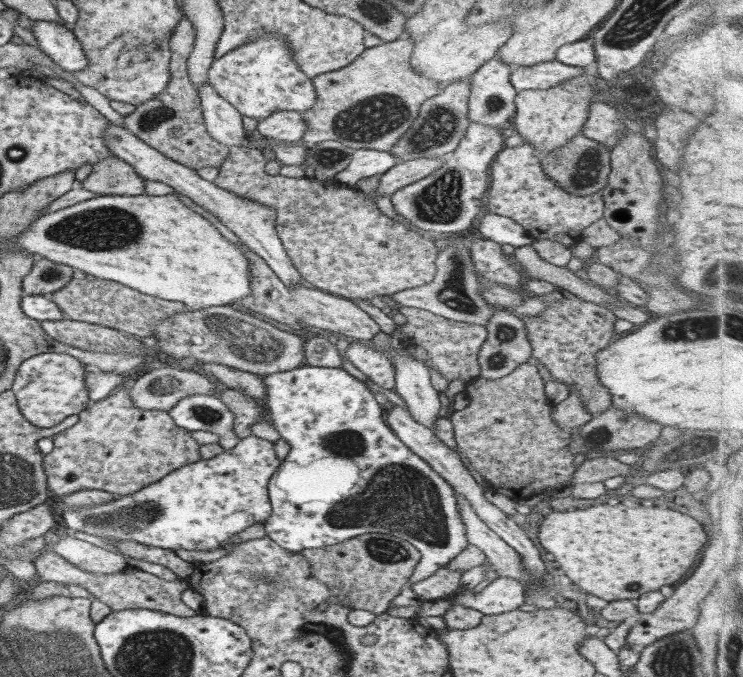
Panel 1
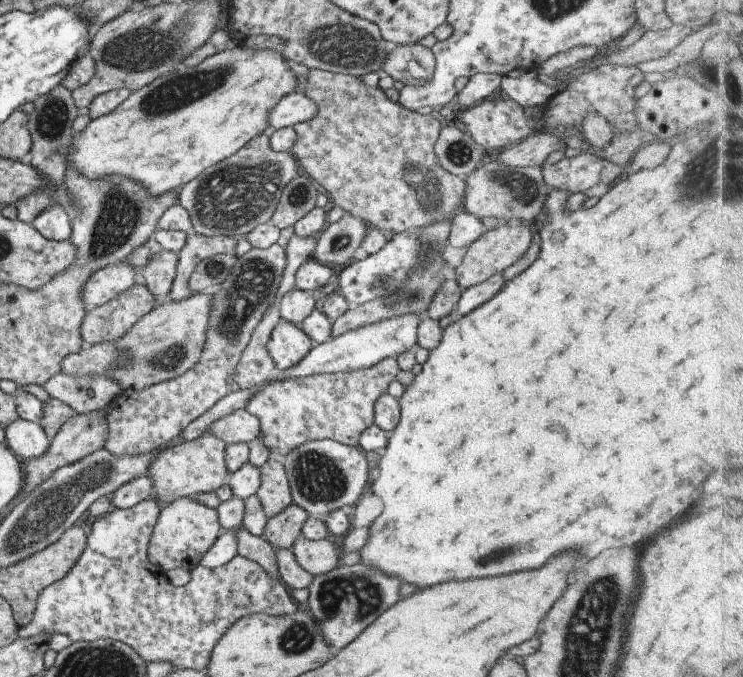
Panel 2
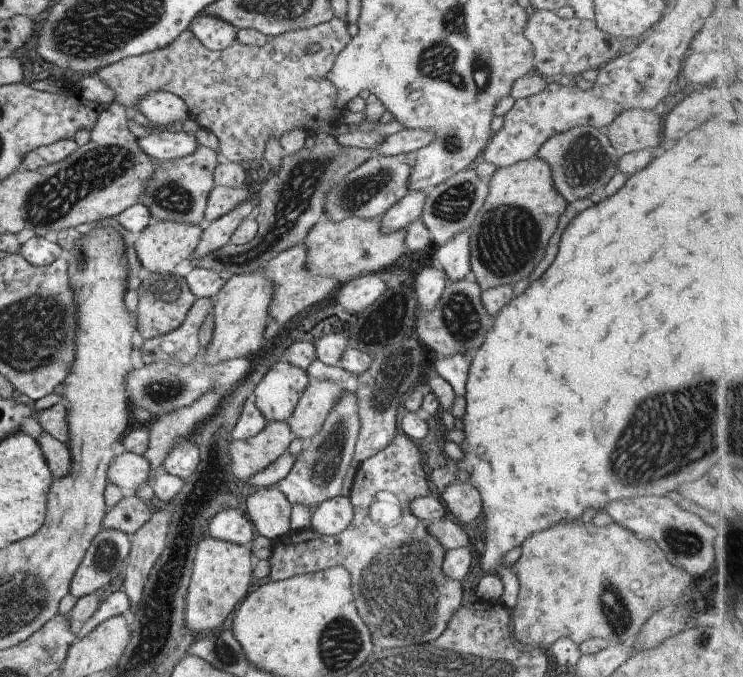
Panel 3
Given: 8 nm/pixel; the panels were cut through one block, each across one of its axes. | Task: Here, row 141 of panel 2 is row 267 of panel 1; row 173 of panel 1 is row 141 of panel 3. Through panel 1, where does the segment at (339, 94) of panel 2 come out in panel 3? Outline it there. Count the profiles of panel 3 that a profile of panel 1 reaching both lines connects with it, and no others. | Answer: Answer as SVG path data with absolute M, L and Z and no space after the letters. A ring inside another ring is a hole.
M343 19L331 20L307 29L269 37L263 46L245 46L235 39L227 48L211 51L205 48L187 28L169 46L153 52L144 52L139 56L123 58L115 64L104 66L95 75L108 86L114 94L112 102L123 106L129 114L137 112L137 100L147 92L170 92L184 101L189 117L198 128L217 138L220 157L235 164L259 162L264 156L265 142L269 138L280 139L282 134L302 128L306 134L313 135L324 125L336 126L340 121L342 109L333 107L335 88L329 82L329 70L335 58L349 42L347 24ZM317 44L317 52L308 53L306 48Z

